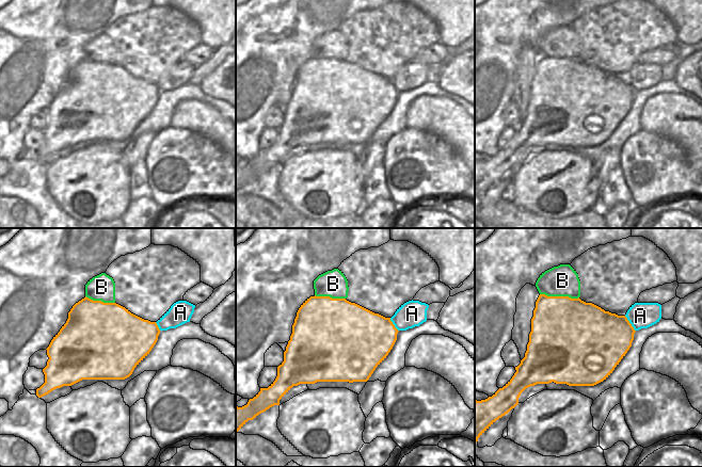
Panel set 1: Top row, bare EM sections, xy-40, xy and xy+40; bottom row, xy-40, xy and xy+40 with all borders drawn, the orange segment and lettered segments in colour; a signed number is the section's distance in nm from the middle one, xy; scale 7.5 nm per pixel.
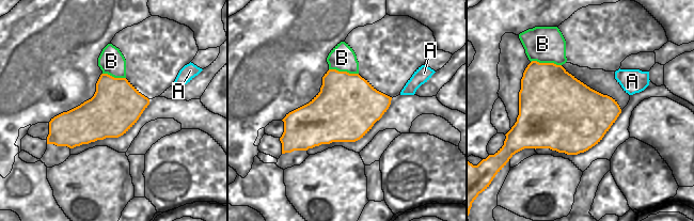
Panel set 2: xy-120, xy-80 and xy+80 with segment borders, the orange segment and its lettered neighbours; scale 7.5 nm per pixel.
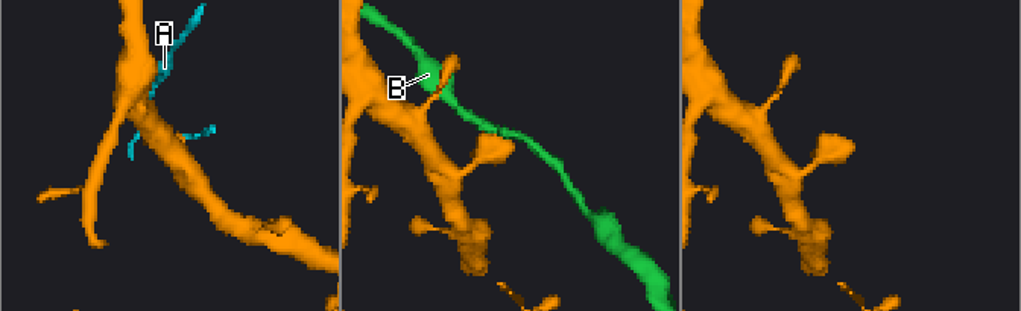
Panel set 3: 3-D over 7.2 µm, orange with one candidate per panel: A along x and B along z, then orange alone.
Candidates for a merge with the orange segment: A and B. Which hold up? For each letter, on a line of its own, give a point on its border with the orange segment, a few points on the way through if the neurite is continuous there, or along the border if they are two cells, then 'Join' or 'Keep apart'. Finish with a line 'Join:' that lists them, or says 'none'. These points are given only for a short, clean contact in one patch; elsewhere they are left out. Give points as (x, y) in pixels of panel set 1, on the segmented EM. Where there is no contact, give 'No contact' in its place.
A: Touches orange at xy+40 (629, 323). Boundary: xy+40 (624, 316), (635, 331). Keep apart
B: Touches orange at xy+40 (559, 296). Keep apart
Join: none

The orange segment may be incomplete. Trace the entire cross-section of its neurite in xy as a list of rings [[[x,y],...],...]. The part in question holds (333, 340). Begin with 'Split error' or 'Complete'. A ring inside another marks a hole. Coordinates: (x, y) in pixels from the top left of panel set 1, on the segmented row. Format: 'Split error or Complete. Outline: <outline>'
Complete. Outline: [[[310,296],[299,308],[292,334],[284,352],[284,361],[277,367],[277,376],[268,388],[250,399],[248,404],[236,406],[236,433],[249,421],[256,418],[274,405],[293,387],[300,384],[315,384],[317,382],[367,382],[376,368],[386,358],[393,349],[398,329],[390,318],[374,313],[346,299],[332,299],[330,296]]]

